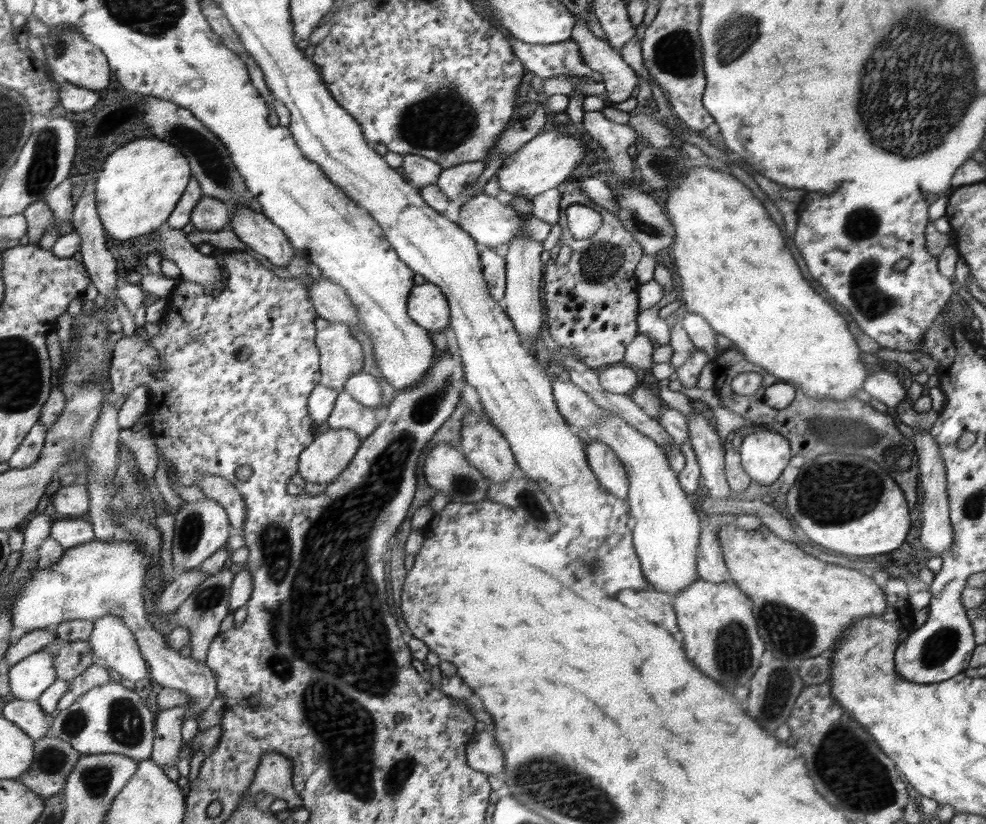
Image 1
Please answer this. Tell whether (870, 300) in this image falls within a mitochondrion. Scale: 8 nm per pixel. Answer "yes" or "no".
yes

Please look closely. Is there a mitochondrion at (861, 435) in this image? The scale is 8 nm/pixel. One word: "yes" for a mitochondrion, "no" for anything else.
yes

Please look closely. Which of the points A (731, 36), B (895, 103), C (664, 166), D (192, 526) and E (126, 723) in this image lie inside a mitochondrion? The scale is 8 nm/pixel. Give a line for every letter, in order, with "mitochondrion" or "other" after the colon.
A: mitochondrion
B: mitochondrion
C: mitochondrion
D: mitochondrion
E: mitochondrion

